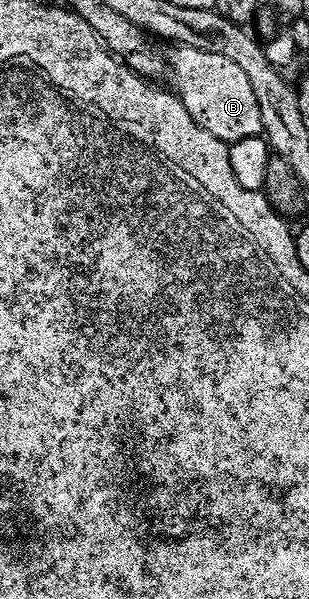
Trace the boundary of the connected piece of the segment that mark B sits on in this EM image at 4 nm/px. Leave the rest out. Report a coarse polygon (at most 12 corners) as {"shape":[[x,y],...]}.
{"shape":[[178,46],[173,93],[216,140],[262,134],[248,75]]}

